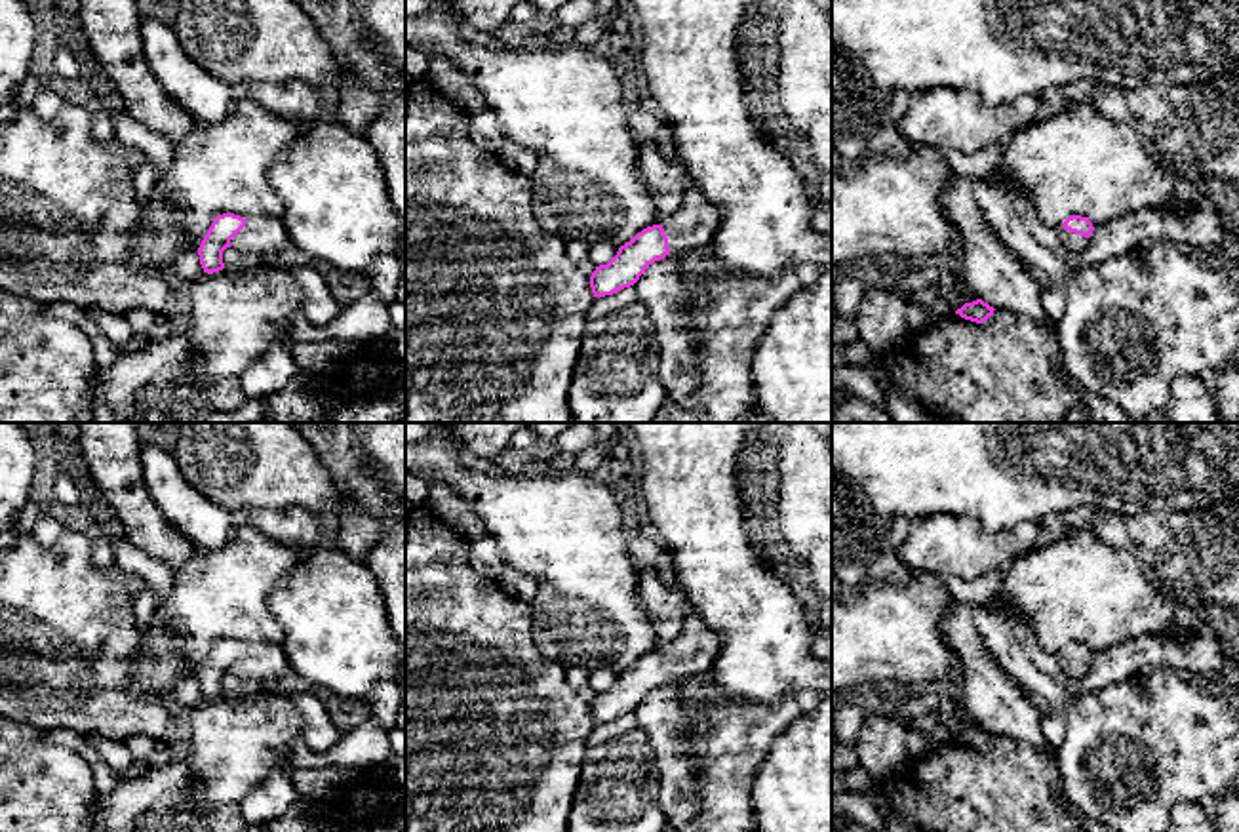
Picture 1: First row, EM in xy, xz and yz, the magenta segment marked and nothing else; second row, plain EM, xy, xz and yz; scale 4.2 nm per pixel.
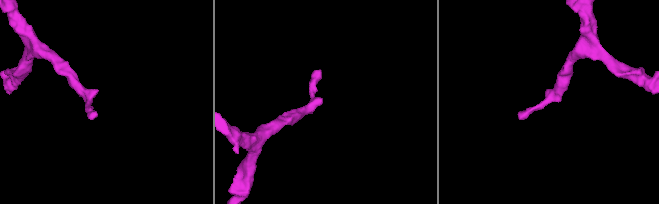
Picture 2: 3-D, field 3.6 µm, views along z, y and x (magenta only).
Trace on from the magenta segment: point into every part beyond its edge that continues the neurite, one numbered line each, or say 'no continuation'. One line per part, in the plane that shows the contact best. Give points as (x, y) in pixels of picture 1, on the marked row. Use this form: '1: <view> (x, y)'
1: xy (265, 237)

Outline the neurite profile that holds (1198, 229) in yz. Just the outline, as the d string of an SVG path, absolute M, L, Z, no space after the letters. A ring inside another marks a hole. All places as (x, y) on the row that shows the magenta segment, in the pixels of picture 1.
M988 175L974 179L973 188L982 223L1043 284L1064 286L1075 265L1102 263L1155 242L1205 251L1222 240L1214 209L1151 206L1096 227L1087 244L1072 253L1016 187Z

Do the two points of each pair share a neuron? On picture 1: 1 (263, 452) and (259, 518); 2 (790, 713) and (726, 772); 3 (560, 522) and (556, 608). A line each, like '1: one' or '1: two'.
1: two
2: one
3: one

